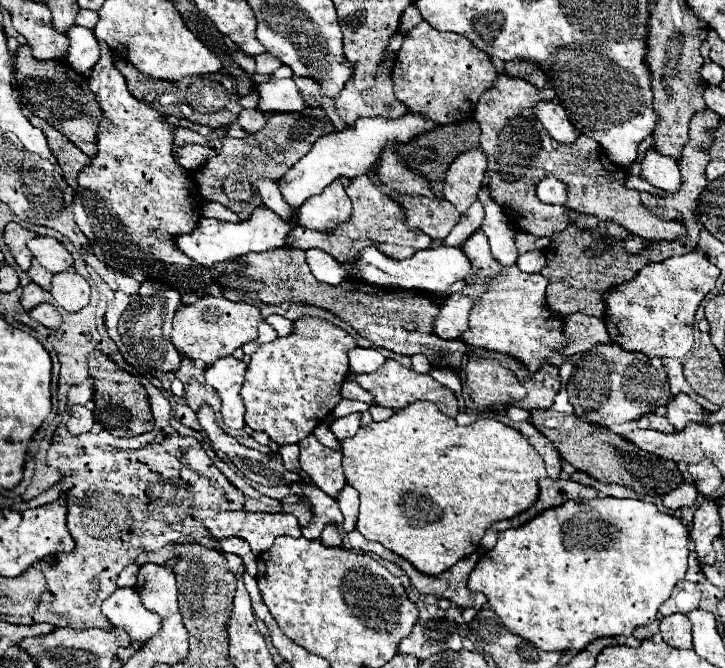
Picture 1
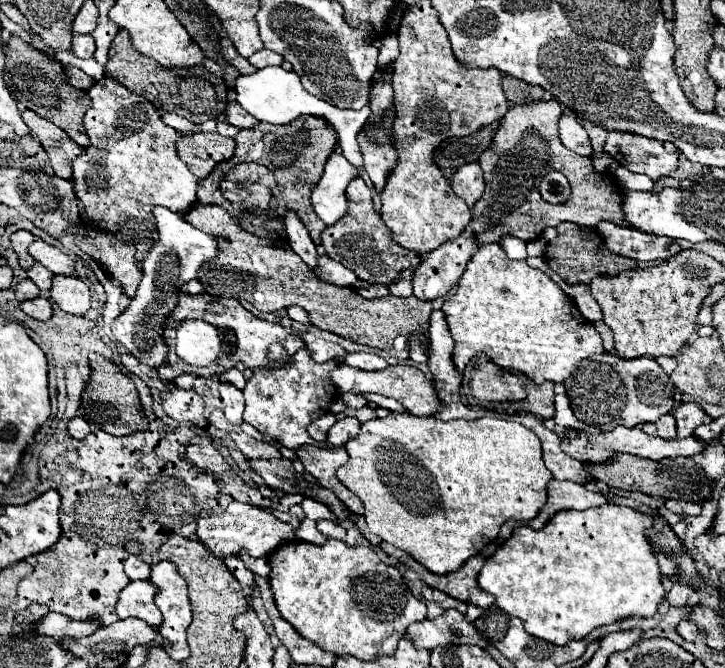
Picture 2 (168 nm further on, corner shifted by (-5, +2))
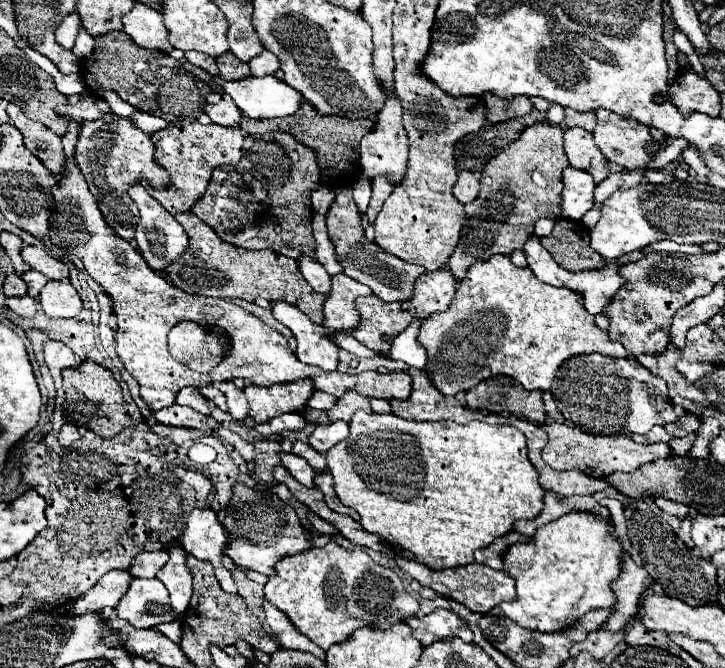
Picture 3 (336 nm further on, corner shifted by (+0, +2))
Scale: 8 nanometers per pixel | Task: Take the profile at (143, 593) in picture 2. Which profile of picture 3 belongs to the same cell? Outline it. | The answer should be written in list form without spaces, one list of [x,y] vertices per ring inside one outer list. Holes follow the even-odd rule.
[[[135,578],[117,606],[117,616],[135,628],[155,628],[161,622],[177,618],[169,602],[169,592],[157,578]]]

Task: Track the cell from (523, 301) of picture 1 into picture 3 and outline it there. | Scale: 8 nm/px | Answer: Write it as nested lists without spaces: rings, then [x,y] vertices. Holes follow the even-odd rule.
[[[493,256],[487,262],[475,264],[467,270],[463,282],[455,292],[453,302],[441,314],[425,320],[419,328],[417,342],[427,350],[425,372],[431,384],[445,396],[455,396],[457,392],[467,392],[479,382],[493,378],[497,374],[517,380],[525,390],[549,390],[559,366],[577,354],[599,352],[605,356],[625,358],[625,348],[619,342],[611,342],[607,330],[595,324],[595,318],[585,310],[579,296],[569,288],[555,288],[537,282],[529,268],[517,268],[509,256]]]

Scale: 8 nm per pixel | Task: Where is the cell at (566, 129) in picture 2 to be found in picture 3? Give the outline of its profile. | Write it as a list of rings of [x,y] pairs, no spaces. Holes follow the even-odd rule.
[[[569,128],[565,130],[565,154],[569,158],[569,164],[577,170],[589,172],[595,180],[595,186],[599,186],[609,174],[609,160],[601,154],[597,148],[593,134],[581,128]]]

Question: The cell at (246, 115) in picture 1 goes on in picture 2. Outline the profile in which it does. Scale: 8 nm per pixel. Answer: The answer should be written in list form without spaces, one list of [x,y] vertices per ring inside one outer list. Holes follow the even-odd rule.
[[[232,104],[226,108],[224,120],[236,128],[252,128],[258,124],[258,120],[252,114],[248,114],[246,110],[242,110],[242,106],[238,106],[238,104]]]

